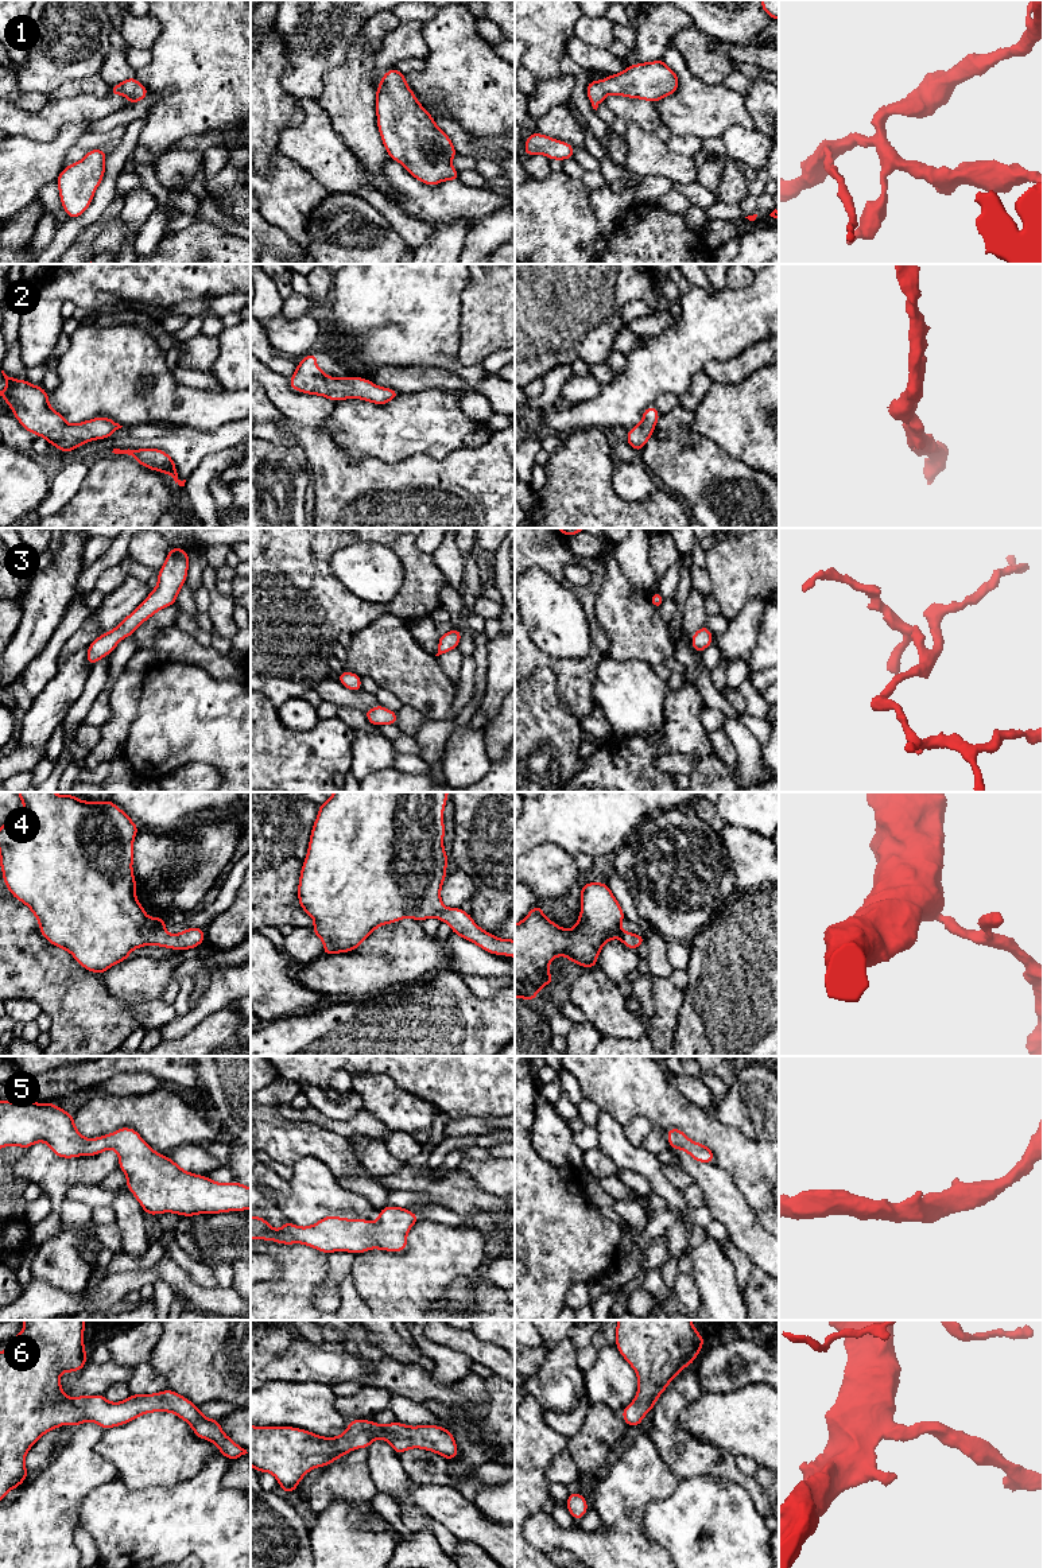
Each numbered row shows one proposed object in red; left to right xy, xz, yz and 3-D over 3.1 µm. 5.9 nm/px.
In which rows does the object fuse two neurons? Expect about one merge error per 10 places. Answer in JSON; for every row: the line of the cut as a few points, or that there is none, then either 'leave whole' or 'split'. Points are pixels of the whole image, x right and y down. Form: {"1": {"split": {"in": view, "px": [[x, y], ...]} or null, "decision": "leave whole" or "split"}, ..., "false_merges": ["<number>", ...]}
{"1": {"split": null, "decision": "leave whole"}, "2": {"split": null, "decision": "leave whole"}, "3": {"split": null, "decision": "leave whole"}, "4": {"split": null, "decision": "leave whole"}, "5": {"split": null, "decision": "leave whole"}, "6": {"split": null, "decision": "leave whole"}, "false_merges": []}

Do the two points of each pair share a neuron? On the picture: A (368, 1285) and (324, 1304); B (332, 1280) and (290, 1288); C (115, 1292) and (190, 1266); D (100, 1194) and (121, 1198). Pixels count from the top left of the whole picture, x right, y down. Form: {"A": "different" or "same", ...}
{"A": "different", "B": "different", "C": "different", "D": "different"}

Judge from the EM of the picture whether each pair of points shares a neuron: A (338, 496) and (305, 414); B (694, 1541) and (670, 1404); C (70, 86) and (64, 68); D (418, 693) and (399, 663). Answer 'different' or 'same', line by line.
A: same
B: different
C: different
D: same

